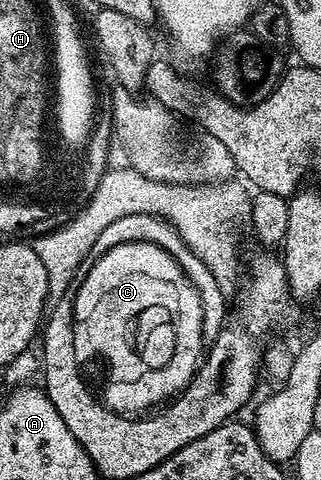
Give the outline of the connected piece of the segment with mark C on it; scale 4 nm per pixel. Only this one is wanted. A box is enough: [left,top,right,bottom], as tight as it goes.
[72,239,207,417]

